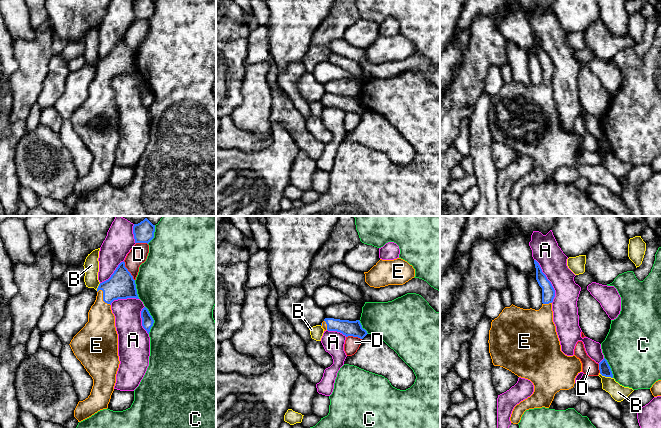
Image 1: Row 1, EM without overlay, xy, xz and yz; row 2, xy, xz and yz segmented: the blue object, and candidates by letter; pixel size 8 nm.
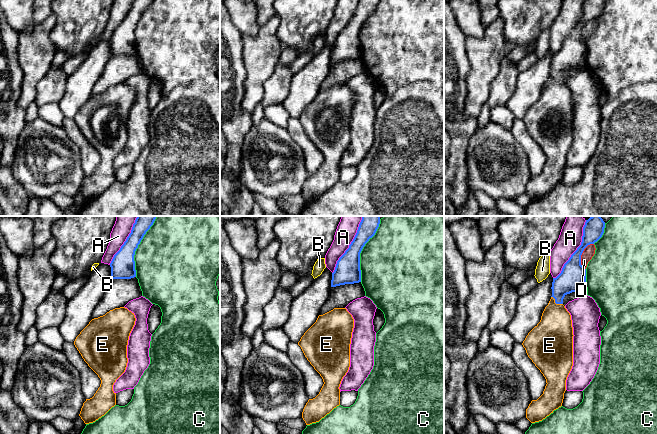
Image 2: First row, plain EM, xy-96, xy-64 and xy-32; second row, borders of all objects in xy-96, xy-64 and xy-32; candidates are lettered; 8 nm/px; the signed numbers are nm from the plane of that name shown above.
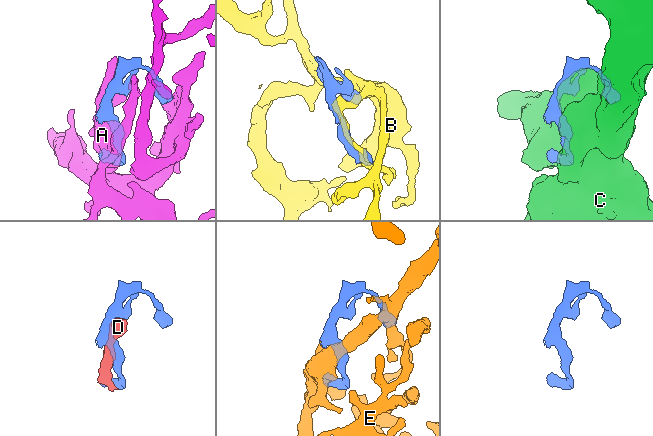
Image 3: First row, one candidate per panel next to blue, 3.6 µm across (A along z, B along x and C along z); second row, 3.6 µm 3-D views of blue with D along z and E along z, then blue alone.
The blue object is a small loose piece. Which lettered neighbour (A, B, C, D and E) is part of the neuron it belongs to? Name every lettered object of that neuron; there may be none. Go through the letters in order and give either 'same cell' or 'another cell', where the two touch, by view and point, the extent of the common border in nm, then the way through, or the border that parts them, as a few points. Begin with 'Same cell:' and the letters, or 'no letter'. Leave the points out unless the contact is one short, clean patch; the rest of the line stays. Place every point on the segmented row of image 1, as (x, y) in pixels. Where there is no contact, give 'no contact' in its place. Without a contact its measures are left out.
Same cell: E
A: another cell | yz (549, 281) | 380 nm
B: another cell | yz (606, 376) | 120 nm
C: another cell | xy (153, 320) | 220 nm
D: another cell | xy (128, 271) | 180 nm
E: same cell | xy (103, 298) | 160 nm | across xy (121, 285), (112, 289), (103, 298), (100, 311), (100, 329)

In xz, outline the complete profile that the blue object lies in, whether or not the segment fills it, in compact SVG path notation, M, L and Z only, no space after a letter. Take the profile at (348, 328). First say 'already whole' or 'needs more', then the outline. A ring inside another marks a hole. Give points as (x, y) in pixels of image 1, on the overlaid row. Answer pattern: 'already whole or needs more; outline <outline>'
needs more; outline M325 318L321 323L321 326L324 331L337 331L346 337L353 336L363 339L368 334L367 331L362 328L359 320L349 321L334 318Z

